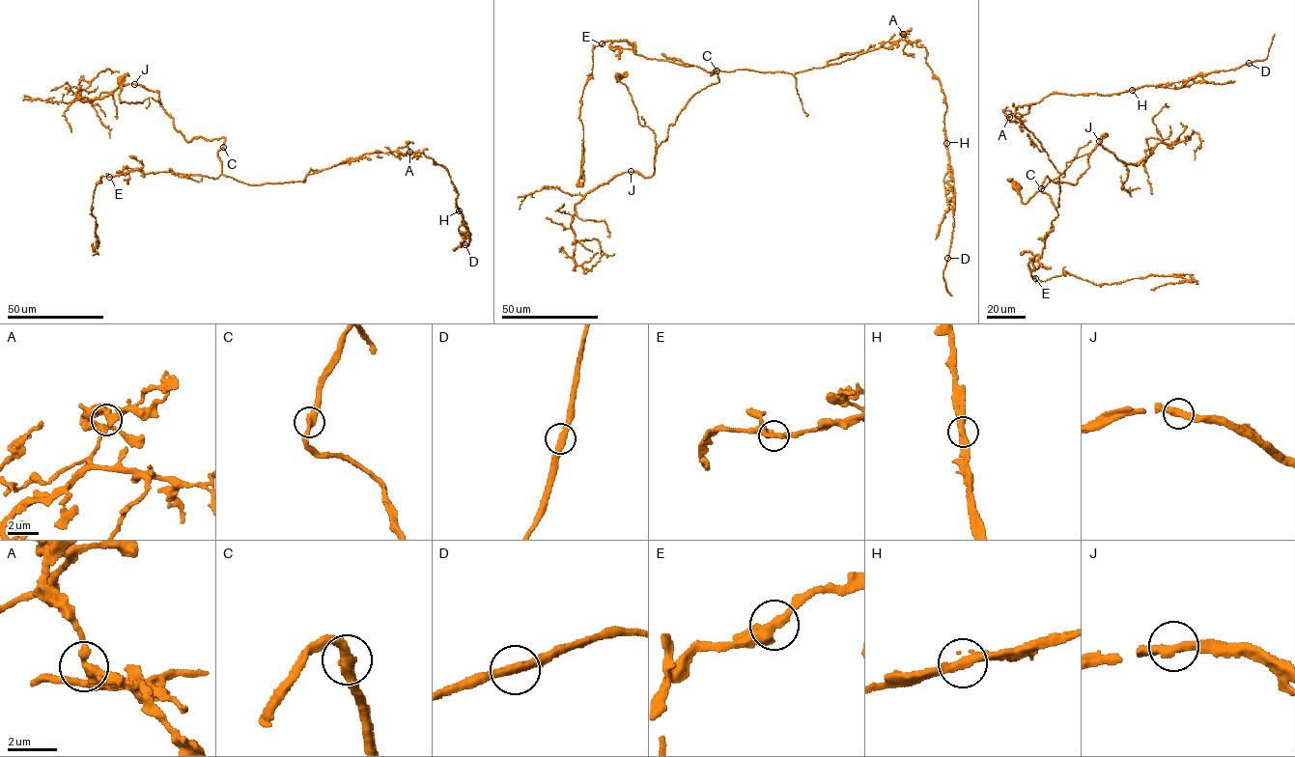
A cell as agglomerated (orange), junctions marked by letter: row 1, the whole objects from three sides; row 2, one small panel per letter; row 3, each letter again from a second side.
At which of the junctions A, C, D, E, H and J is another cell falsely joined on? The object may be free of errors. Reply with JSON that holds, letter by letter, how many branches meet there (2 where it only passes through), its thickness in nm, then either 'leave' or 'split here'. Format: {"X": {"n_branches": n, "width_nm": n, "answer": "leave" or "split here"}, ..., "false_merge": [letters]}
{"A": {"n_branches": 2, "width_nm": 380, "answer": "leave"}, "C": {"n_branches": 2, "width_nm": 440, "answer": "leave"}, "D": {"n_branches": 2, "width_nm": 360, "answer": "leave"}, "E": {"n_branches": 2, "width_nm": 360, "answer": "leave"}, "H": {"n_branches": 2, "width_nm": 360, "answer": "split here"}, "J": {"n_branches": 2, "width_nm": 360, "answer": "leave"}, "false_merge": ["H"]}

